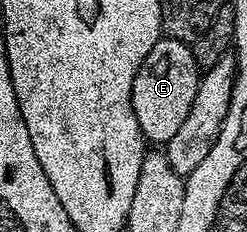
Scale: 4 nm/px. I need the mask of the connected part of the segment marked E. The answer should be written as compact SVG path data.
M161 37L157 45L149 49L149 57L145 57L133 81L131 94L137 125L148 144L166 145L177 134L177 129L181 129L185 117L189 117L189 109L193 109L193 97L197 97L200 78L201 68L190 46L180 39Z

